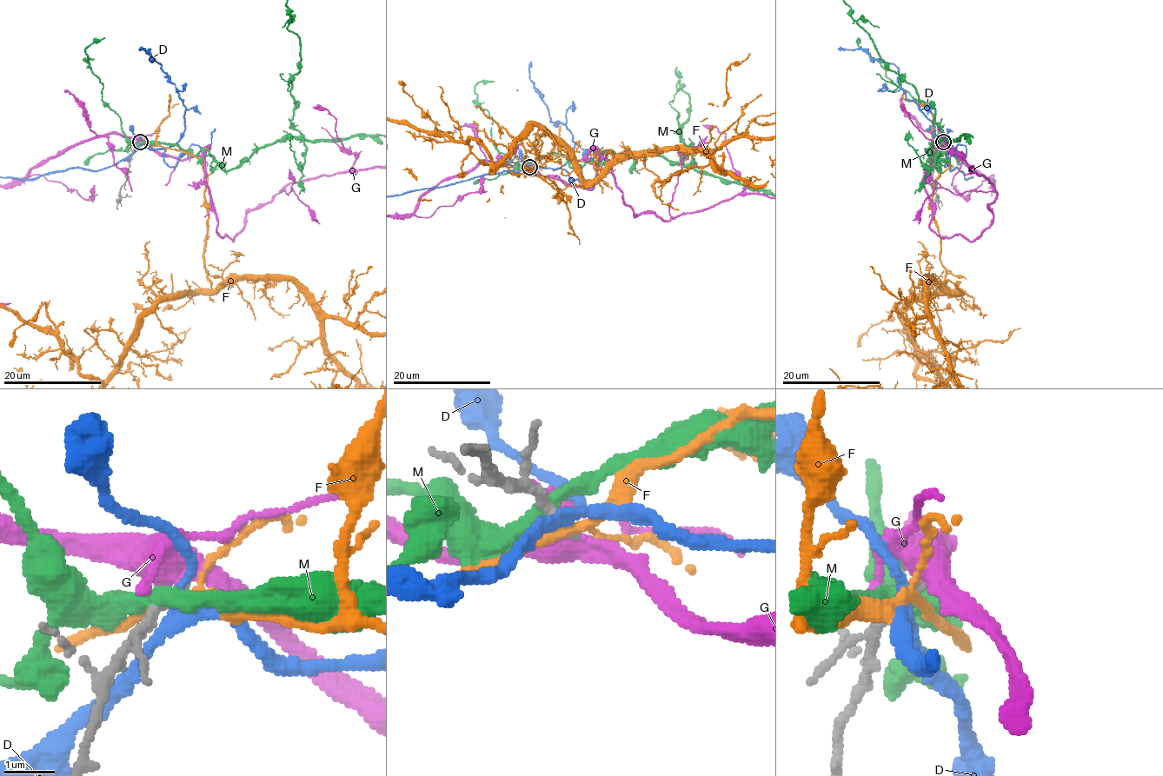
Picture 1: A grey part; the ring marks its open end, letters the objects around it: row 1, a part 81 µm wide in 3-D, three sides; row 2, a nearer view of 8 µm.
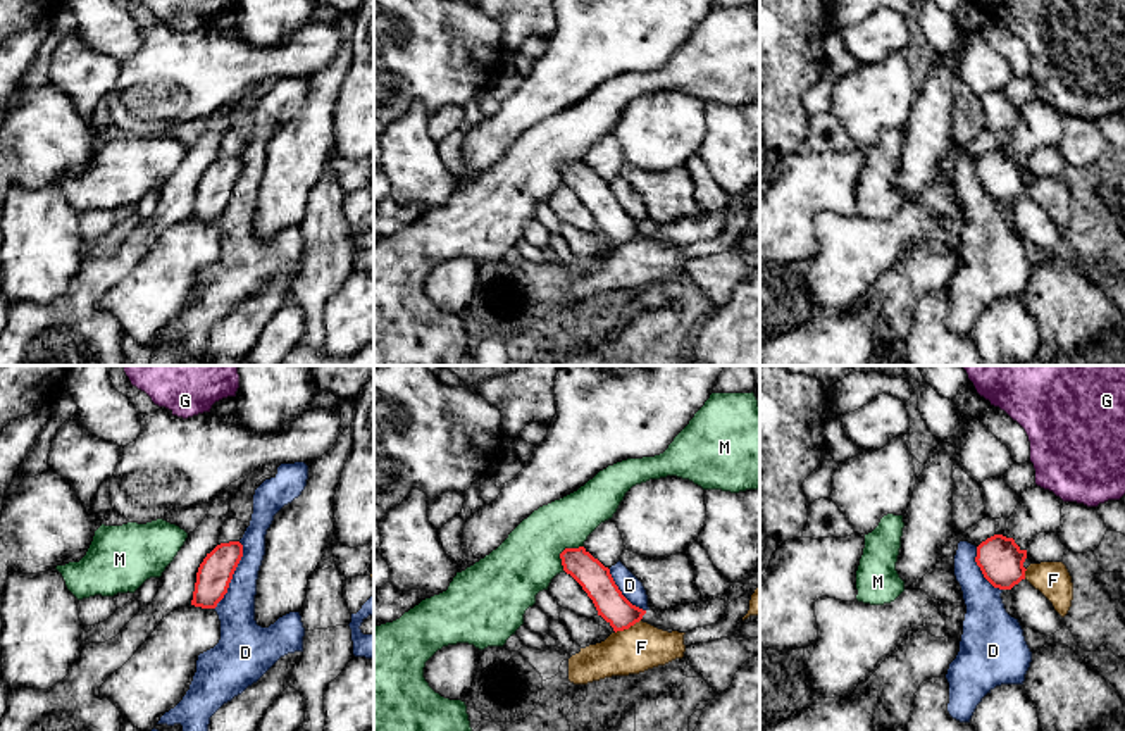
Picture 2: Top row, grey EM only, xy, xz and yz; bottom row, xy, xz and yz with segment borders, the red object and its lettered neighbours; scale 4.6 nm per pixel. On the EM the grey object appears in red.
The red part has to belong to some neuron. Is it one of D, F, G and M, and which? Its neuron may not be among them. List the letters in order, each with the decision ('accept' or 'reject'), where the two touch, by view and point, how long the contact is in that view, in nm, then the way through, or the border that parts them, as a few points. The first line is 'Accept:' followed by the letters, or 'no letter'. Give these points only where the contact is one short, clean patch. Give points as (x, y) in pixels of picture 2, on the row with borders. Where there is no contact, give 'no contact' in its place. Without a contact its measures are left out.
Accept: no letter
D: reject; contact xy (231, 576); length 340 nm; border xy (240, 542), (242, 559), (228, 592), (214, 609)
F: reject; contact xz (627, 628); length 140 nm; border xz (640, 619), (615, 633)
G: reject; no contact
M: reject; contact xz (564, 550); length 160 nm

